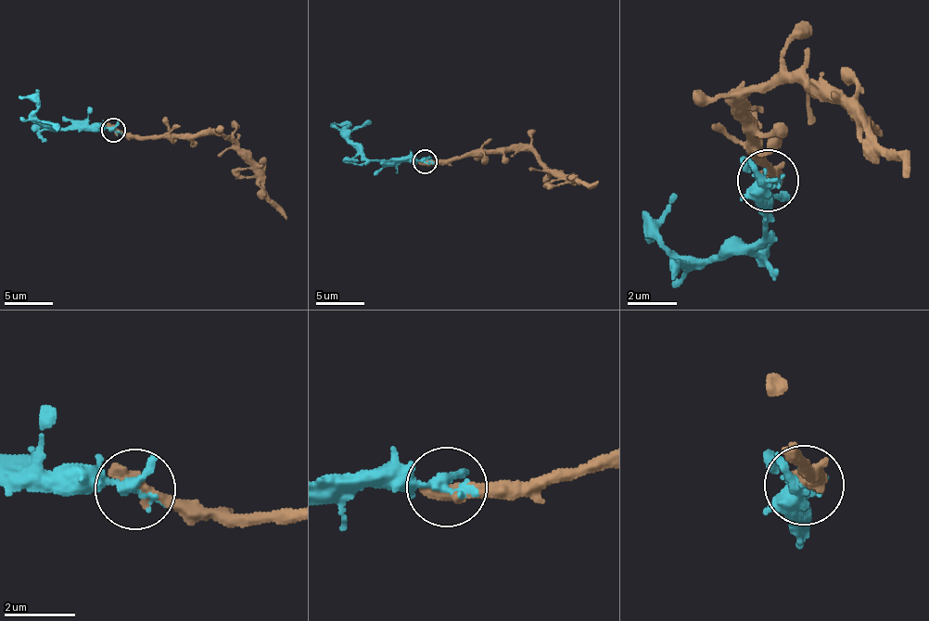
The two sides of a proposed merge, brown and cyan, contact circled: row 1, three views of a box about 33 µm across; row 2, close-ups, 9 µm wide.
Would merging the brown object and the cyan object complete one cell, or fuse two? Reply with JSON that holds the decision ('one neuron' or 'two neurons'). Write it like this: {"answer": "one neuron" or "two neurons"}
{"answer": "one neuron"}

